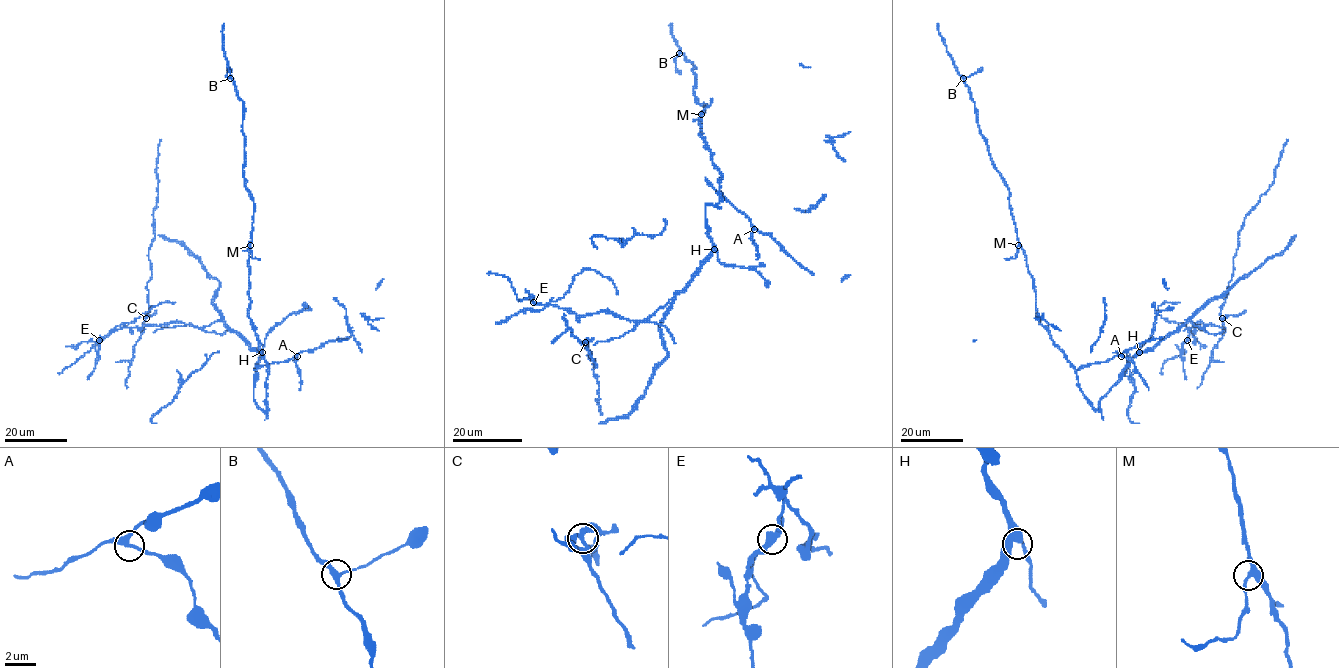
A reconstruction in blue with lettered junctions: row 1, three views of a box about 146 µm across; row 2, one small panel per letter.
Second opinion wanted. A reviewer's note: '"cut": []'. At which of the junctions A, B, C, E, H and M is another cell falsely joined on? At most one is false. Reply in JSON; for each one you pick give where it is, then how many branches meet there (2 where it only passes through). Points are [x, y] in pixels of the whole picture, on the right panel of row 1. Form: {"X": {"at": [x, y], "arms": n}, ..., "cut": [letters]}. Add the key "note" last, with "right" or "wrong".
{"E": {"at": [1187, 340], "arms": 3}, "cut": ["E"], "note": "wrong"}

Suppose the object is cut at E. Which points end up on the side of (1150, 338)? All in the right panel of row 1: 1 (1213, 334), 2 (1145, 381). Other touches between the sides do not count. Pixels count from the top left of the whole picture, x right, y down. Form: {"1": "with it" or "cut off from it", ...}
{"1": "cut off from it", "2": "with it"}

